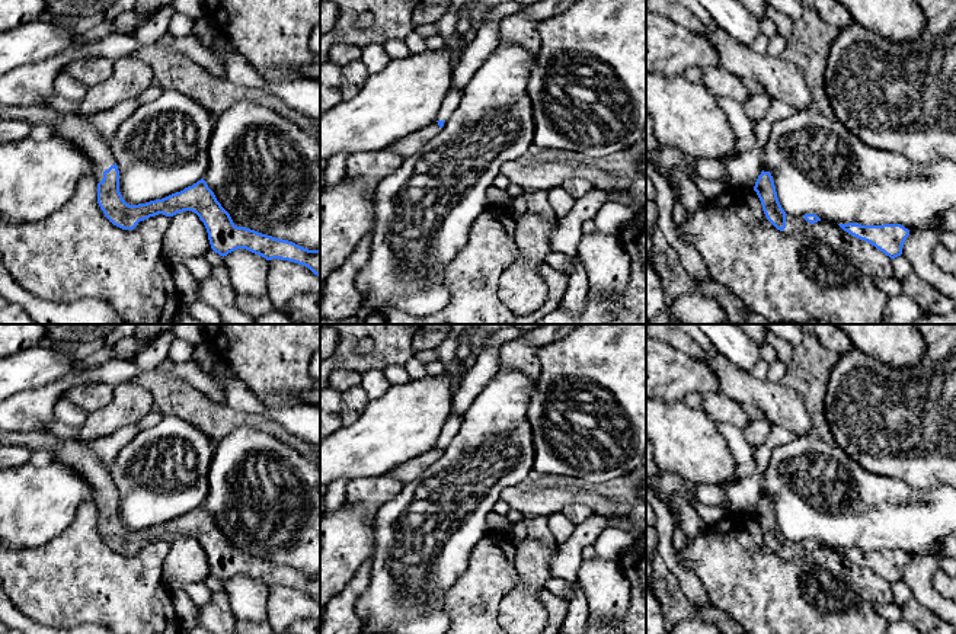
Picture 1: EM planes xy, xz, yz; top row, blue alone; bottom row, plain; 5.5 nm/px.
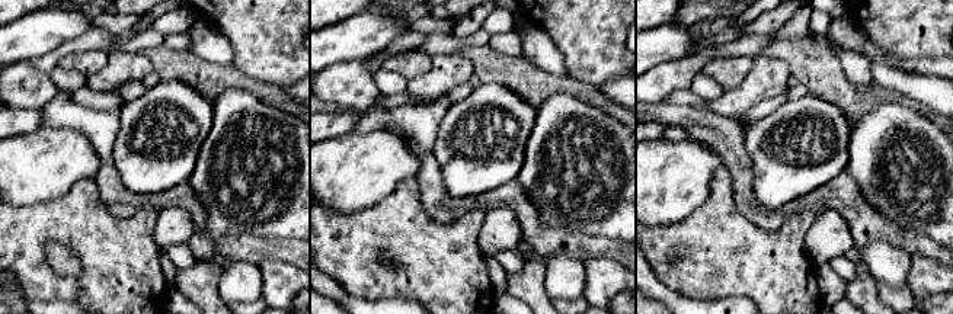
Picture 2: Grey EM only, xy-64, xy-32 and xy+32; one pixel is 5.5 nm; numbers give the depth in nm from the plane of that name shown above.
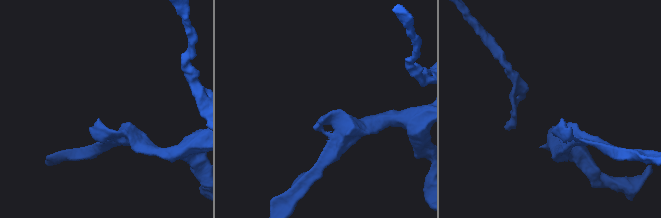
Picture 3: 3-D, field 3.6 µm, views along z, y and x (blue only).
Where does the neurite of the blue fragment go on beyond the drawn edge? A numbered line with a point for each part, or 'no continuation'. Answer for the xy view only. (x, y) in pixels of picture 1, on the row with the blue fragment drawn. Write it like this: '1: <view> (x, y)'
1: xy (70, 127)

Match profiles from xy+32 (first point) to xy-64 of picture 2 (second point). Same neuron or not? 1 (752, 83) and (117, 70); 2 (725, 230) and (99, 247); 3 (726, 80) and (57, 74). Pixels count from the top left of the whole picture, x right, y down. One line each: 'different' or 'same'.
1: same
2: same
3: different

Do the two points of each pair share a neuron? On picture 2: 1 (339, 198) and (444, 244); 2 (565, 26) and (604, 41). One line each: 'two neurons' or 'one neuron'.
1: two neurons
2: one neuron

